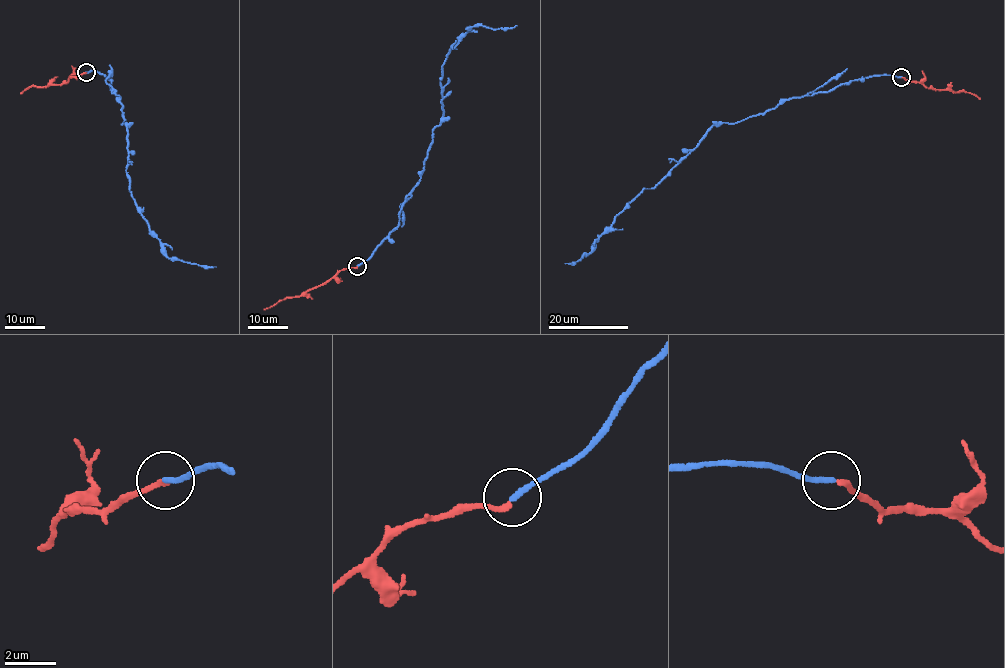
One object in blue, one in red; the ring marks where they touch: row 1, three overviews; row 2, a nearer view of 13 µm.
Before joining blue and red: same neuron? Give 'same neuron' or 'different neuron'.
same neuron

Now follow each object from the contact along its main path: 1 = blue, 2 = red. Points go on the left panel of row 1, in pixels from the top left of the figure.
1: (85, 73), (108, 77), (110, 90), (119, 96), (121, 123), (128, 132), (128, 187), (168, 258), (216, 267)
2: (85, 73), (70, 77), (61, 84), (29, 86), (21, 93)

